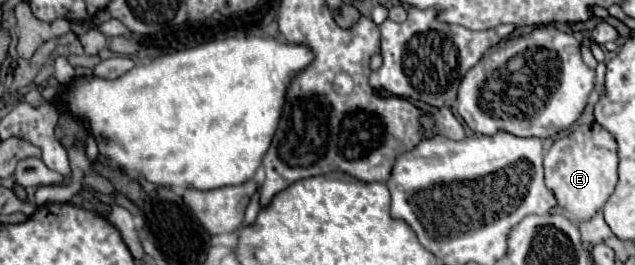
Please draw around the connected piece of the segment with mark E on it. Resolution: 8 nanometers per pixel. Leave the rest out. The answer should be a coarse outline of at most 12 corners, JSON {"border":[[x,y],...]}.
{"border":[[580,125],[544,155],[546,185],[576,221],[618,181],[618,143]]}

